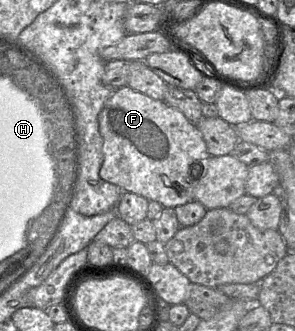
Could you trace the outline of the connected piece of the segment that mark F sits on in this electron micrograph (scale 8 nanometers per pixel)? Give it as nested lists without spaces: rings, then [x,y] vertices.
[[[124,86],[113,91],[113,93],[106,100],[102,110],[98,115],[99,131],[103,138],[103,162],[99,171],[100,178],[106,182],[112,183],[122,189],[123,192],[131,192],[145,197],[148,200],[159,202],[163,208],[175,208],[184,205],[188,202],[195,201],[193,198],[194,187],[199,180],[191,179],[191,165],[196,161],[207,161],[210,154],[207,151],[206,142],[196,127],[191,123],[184,114],[165,101],[155,100],[143,93],[131,89],[129,86]]]

